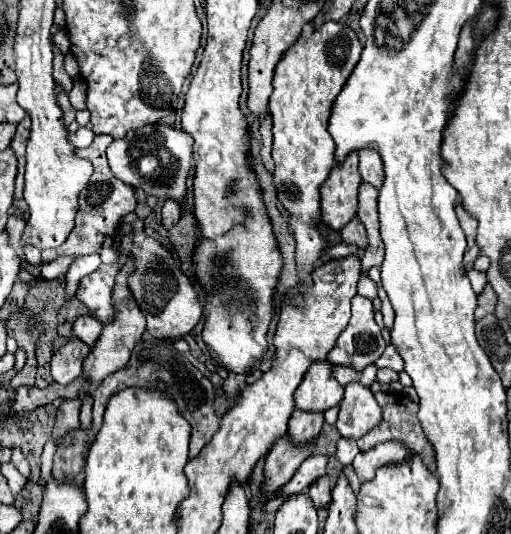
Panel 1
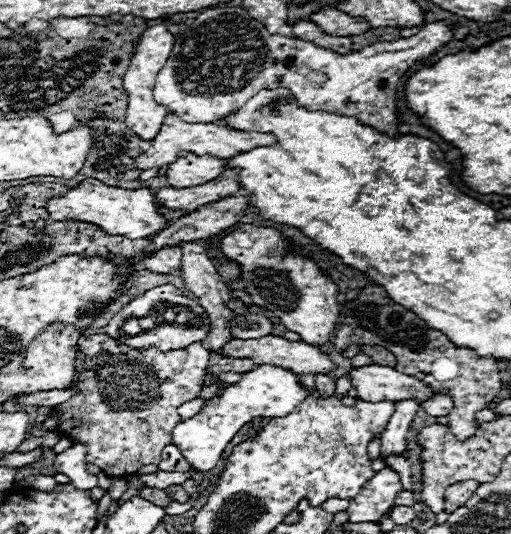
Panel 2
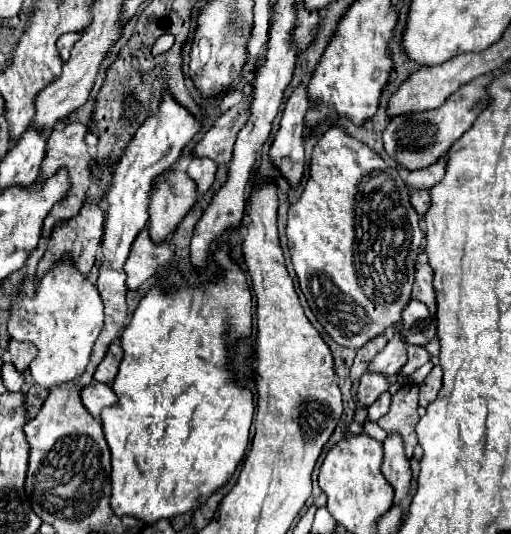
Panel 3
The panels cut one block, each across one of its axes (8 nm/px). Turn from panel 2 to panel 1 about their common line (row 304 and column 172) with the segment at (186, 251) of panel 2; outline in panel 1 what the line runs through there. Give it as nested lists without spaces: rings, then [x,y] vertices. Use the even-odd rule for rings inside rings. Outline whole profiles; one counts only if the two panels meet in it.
[[[166,200],[162,206],[162,226],[170,230],[180,220],[180,206],[174,200]]]

